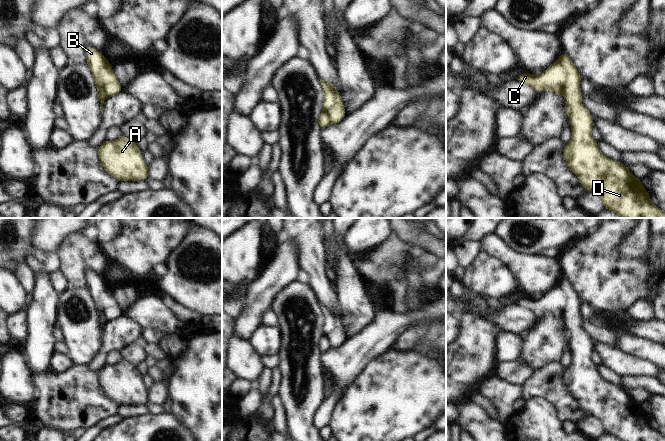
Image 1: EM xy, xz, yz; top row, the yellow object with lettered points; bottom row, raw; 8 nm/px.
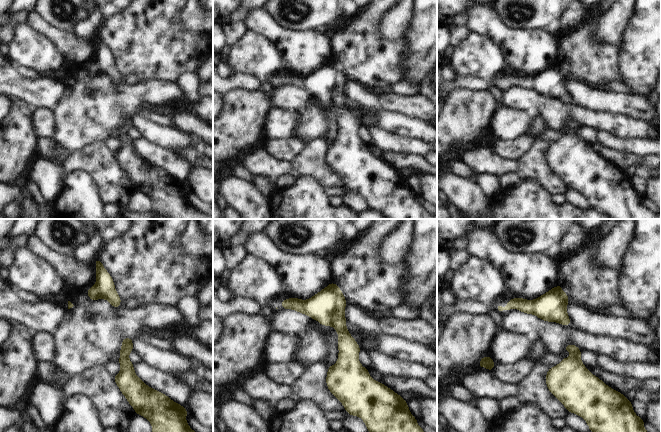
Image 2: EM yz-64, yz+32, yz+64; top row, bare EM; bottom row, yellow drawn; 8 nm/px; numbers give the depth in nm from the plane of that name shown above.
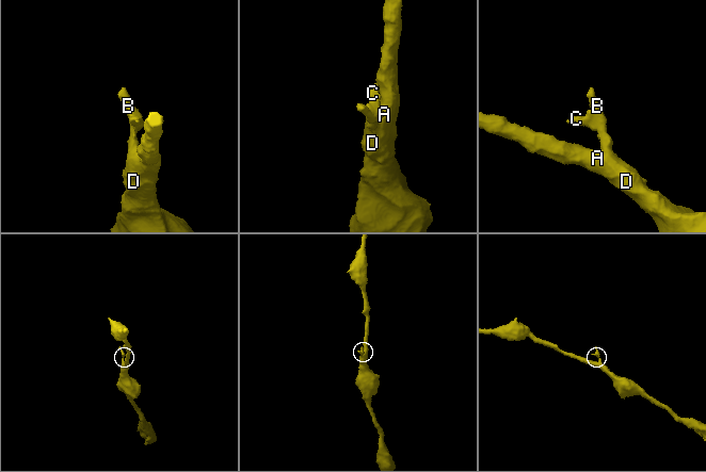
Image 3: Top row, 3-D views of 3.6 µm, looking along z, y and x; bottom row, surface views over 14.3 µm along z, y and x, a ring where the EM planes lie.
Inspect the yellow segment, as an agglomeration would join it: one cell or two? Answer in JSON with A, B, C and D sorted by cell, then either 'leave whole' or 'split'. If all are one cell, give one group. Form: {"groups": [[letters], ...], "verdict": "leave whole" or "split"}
{"groups": [["A", "B", "C", "D"]], "verdict": "leave whole"}

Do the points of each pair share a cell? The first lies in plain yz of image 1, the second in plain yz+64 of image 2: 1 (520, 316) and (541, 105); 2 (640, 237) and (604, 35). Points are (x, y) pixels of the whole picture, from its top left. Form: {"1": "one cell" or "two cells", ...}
{"1": "one cell", "2": "one cell"}

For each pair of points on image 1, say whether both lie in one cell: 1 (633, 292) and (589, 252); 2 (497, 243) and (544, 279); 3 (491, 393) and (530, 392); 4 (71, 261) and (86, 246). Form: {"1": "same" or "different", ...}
{"1": "same", "2": "same", "3": "different", "4": "same"}

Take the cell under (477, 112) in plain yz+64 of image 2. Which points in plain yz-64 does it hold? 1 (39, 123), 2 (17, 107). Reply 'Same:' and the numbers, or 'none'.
Same: 2

